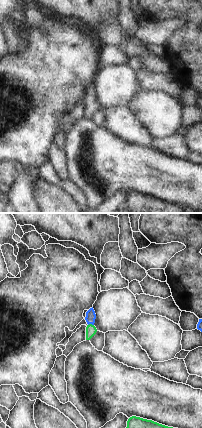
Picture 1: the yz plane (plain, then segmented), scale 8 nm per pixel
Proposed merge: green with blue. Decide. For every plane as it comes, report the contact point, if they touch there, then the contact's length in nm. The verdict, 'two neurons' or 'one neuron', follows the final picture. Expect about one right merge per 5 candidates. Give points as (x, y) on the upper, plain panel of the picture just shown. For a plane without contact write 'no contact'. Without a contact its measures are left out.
meets green at (90, 100); contact 50 nm long

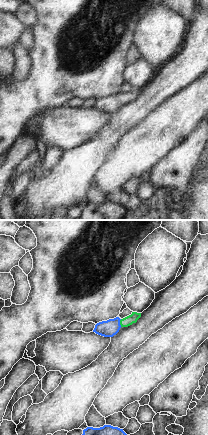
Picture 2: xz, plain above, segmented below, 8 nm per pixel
meets green at (120, 99); contact 60 nm long

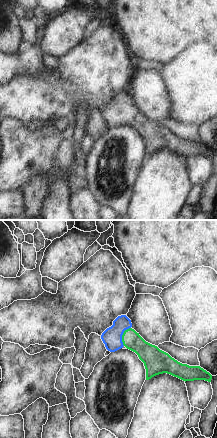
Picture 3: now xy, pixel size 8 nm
meets green at (122, 111); contact 160 nm long

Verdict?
one neuron

